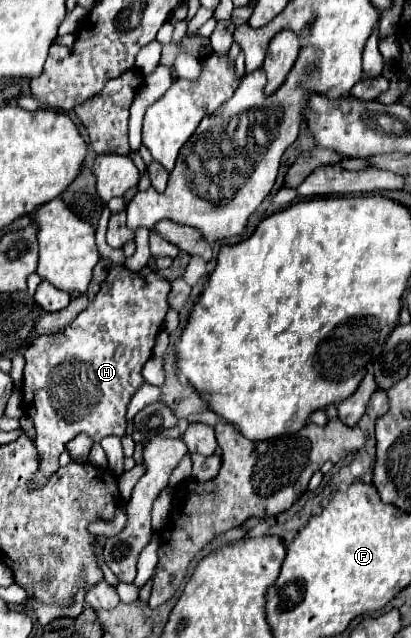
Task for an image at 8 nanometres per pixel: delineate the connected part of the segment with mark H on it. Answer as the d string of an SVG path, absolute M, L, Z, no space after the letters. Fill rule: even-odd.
M115 265L107 275L107 281L103 281L95 301L85 311L81 311L77 319L65 327L65 331L37 337L33 345L25 351L27 365L23 371L23 389L31 389L33 399L25 399L23 407L27 409L27 415L31 415L35 421L35 445L41 457L34 488L44 486L51 476L55 475L55 471L59 469L59 455L63 453L65 445L79 433L91 435L93 441L101 441L107 435L125 435L127 405L139 385L143 385L141 369L151 359L155 337L169 309L169 291L169 279L159 277L149 267L129 271L123 265Z

